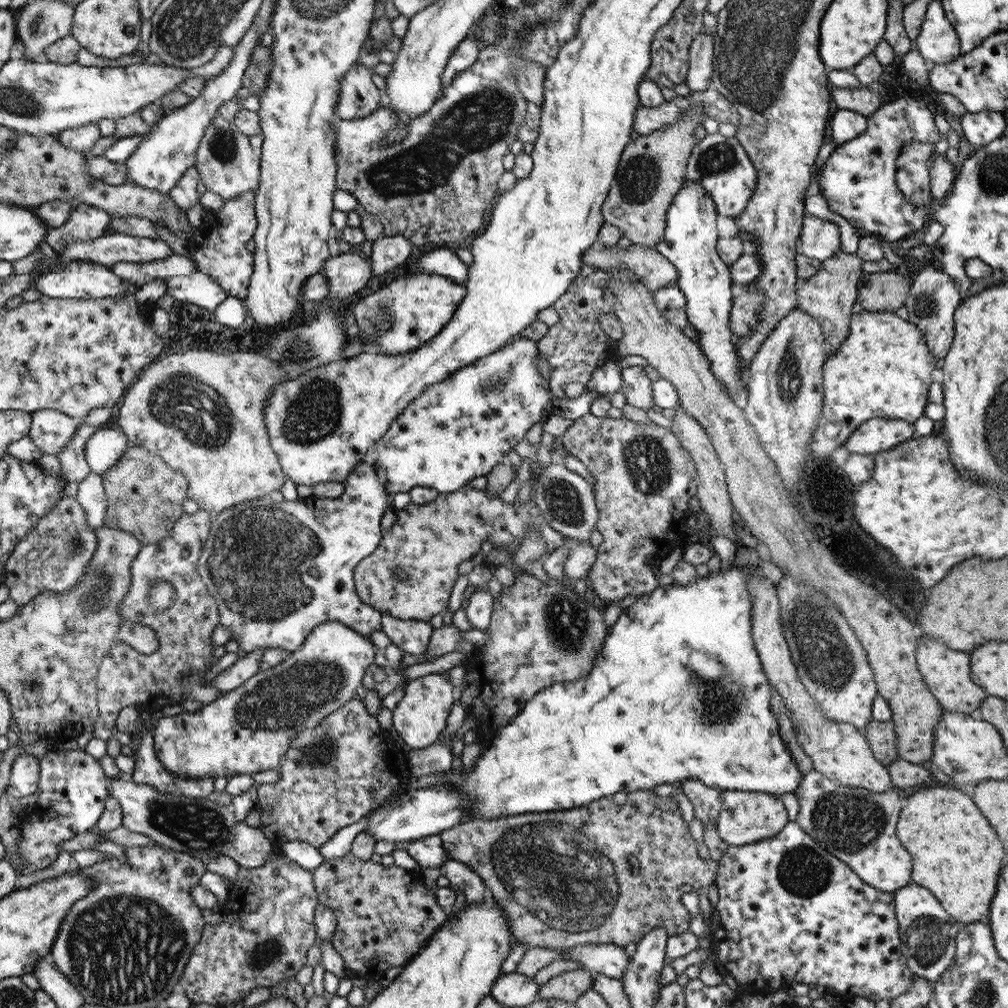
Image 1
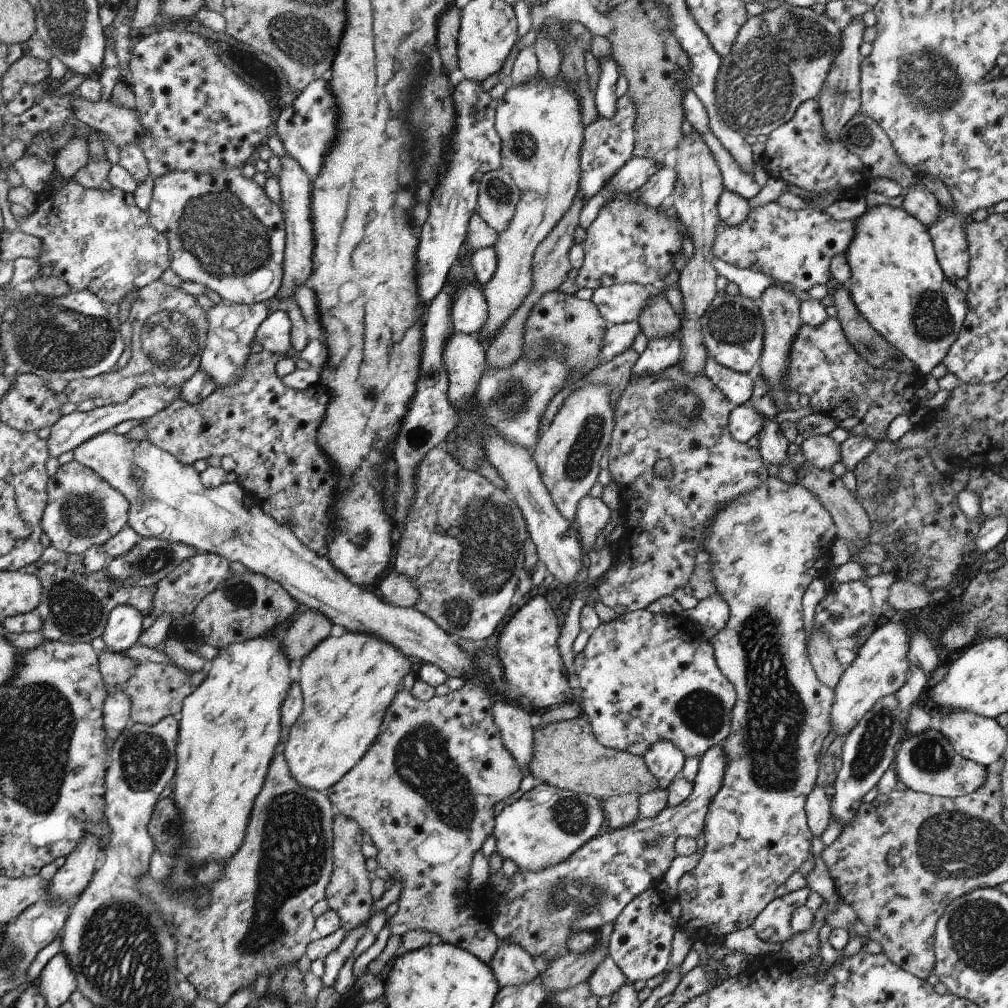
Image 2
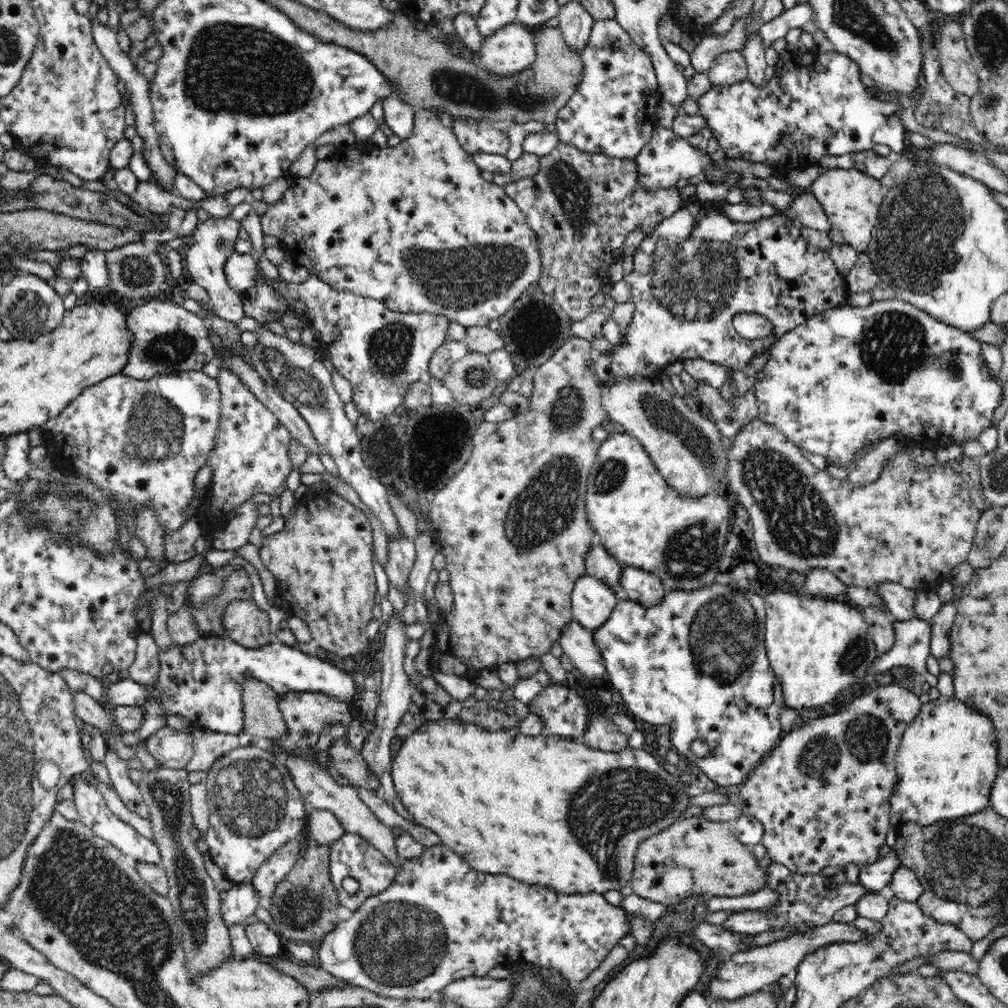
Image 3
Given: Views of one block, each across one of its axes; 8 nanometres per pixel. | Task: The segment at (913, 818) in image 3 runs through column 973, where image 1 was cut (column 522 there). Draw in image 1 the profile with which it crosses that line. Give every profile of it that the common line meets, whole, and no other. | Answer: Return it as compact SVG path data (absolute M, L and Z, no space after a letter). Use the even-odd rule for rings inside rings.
M758 565L732 566L731 568L720 568L717 573L710 573L707 577L699 575L680 586L671 584L666 587L658 587L650 594L640 595L636 602L628 609L623 609L622 614L613 626L608 627L608 636L604 641L602 651L594 659L594 667L588 675L566 681L566 683L554 683L540 692L536 693L526 704L518 715L512 717L508 725L500 727L496 736L484 746L482 754L470 771L464 769L459 772L448 770L446 784L450 790L460 790L472 800L473 814L467 816L466 821L474 819L504 819L508 816L519 816L520 814L564 811L567 809L582 807L595 800L614 796L616 792L631 793L638 790L654 789L660 784L682 783L686 779L696 777L708 787L720 790L739 790L744 792L757 792L781 797L782 794L795 794L800 788L800 782L804 774L798 768L786 743L780 735L780 727L770 707L771 688L764 674L762 662L754 646L752 638L751 609L752 600L746 588L746 581L754 575L763 574Z

